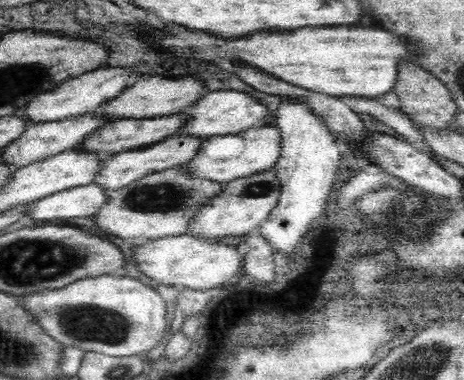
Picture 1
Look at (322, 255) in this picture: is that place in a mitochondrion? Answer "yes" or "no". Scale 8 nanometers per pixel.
no

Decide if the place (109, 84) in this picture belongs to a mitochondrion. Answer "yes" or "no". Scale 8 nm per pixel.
no

